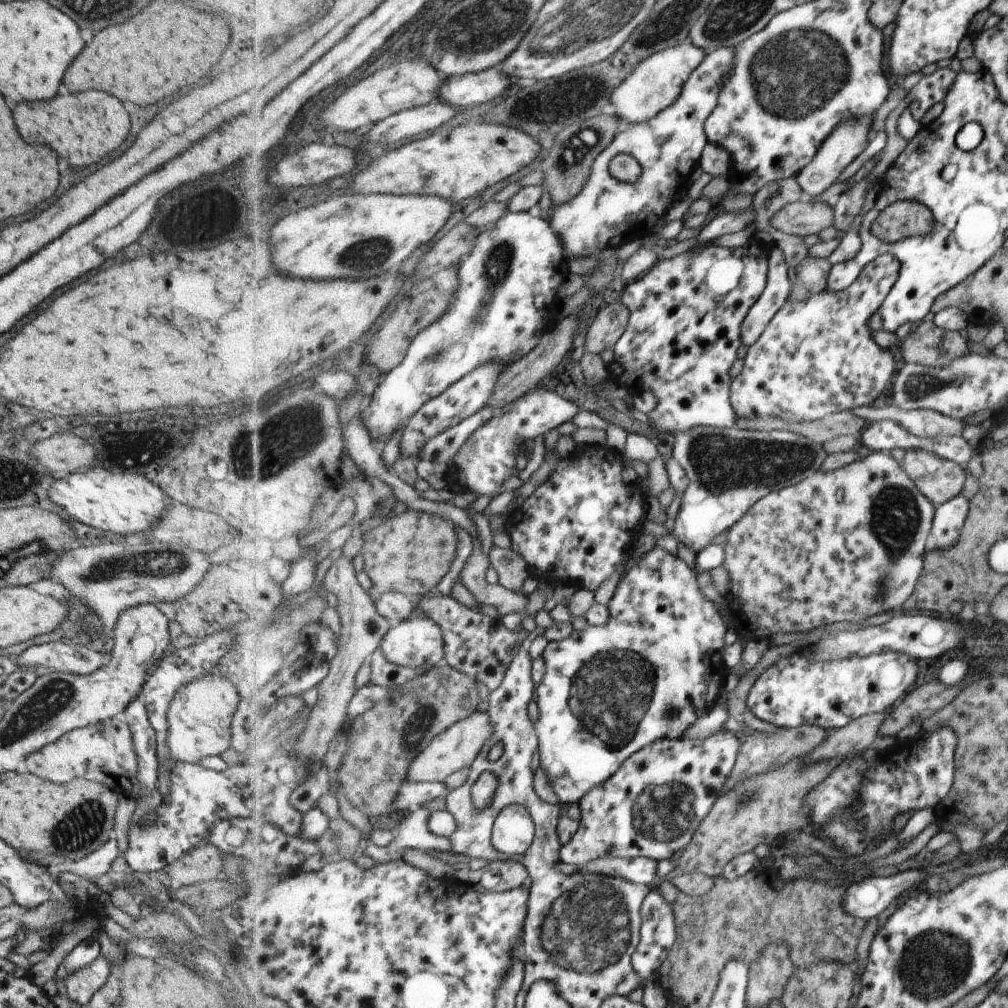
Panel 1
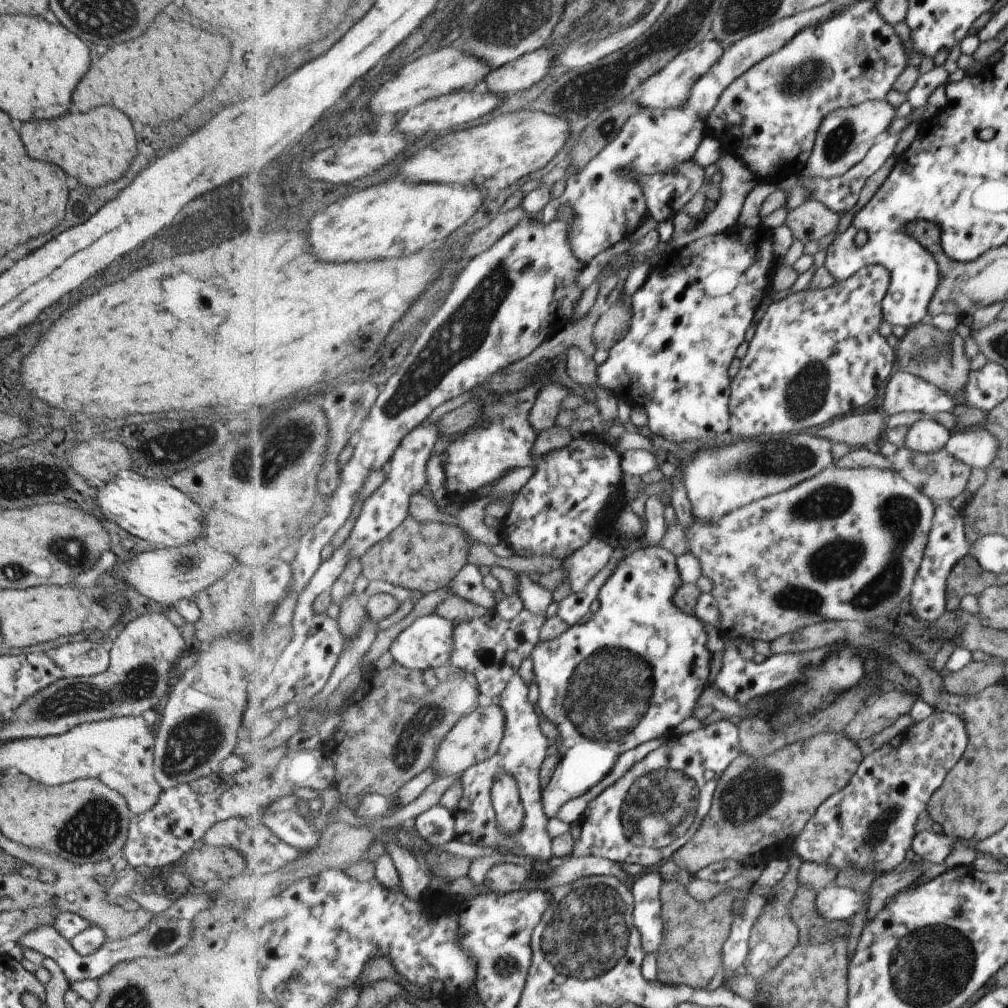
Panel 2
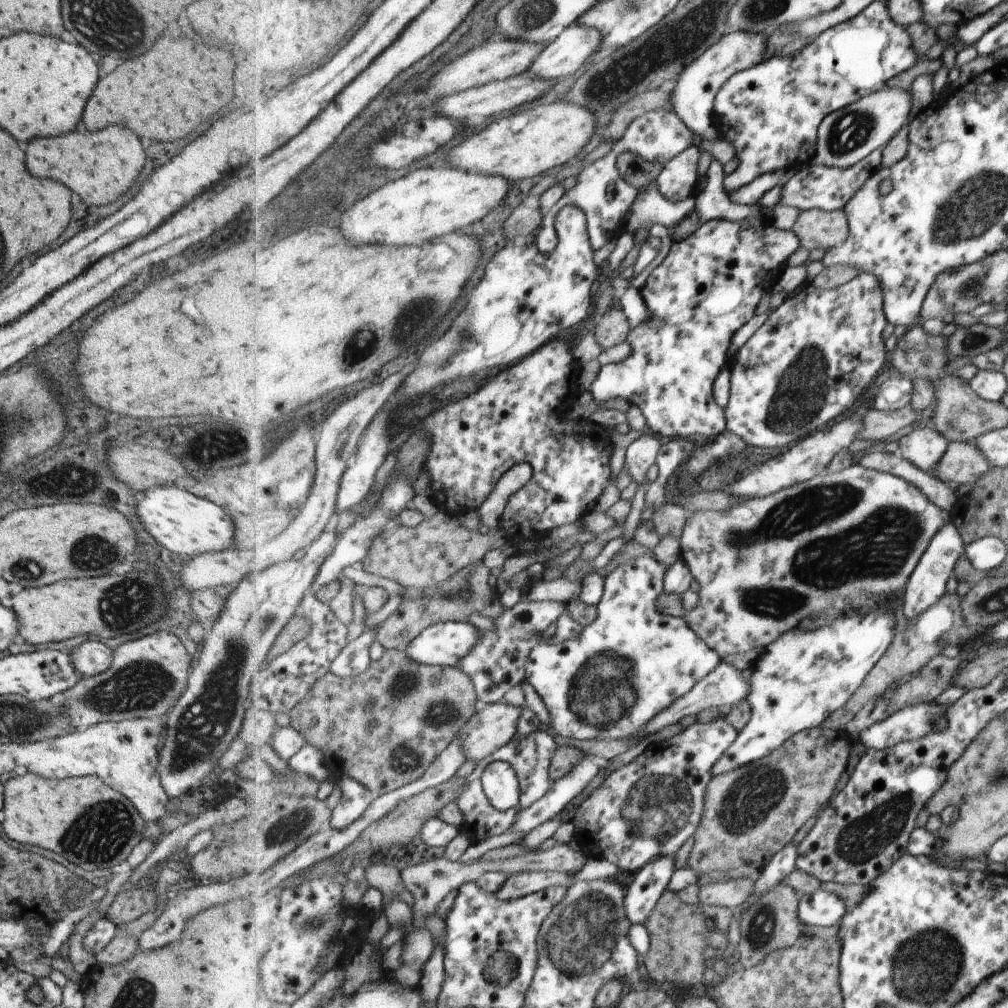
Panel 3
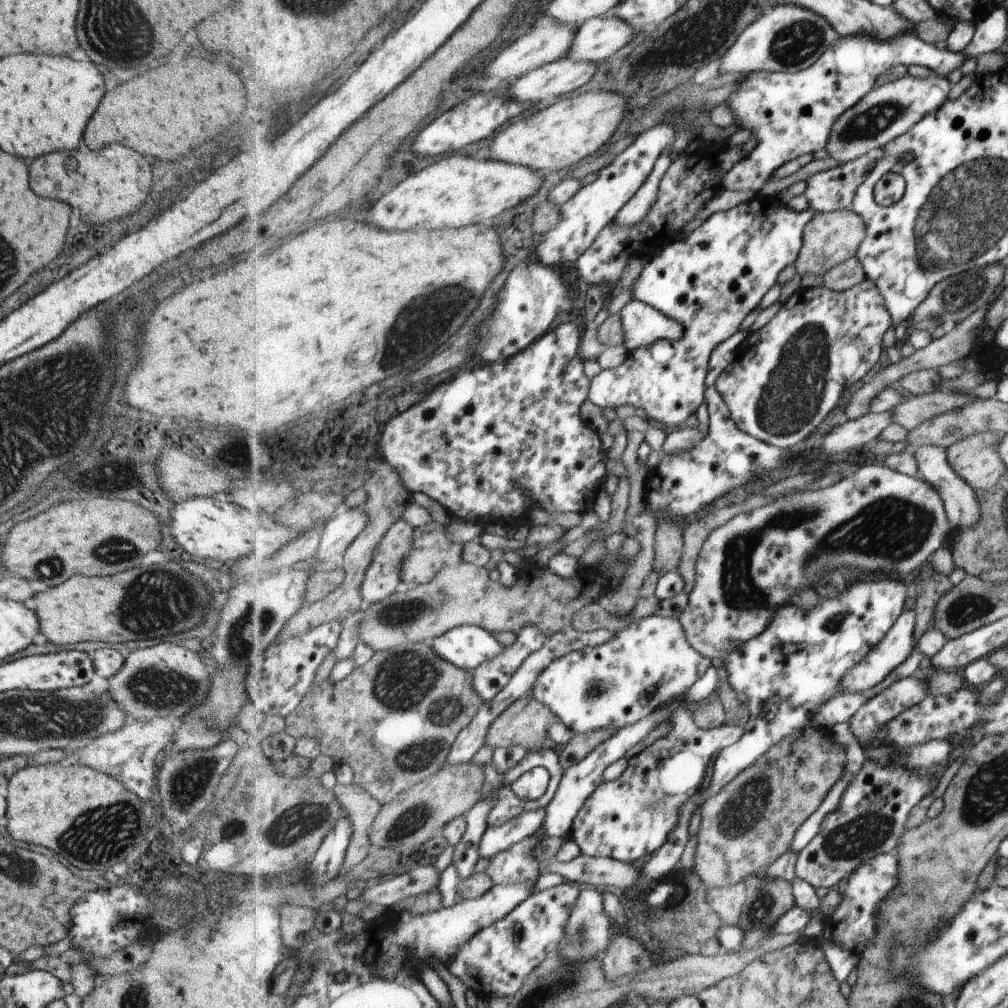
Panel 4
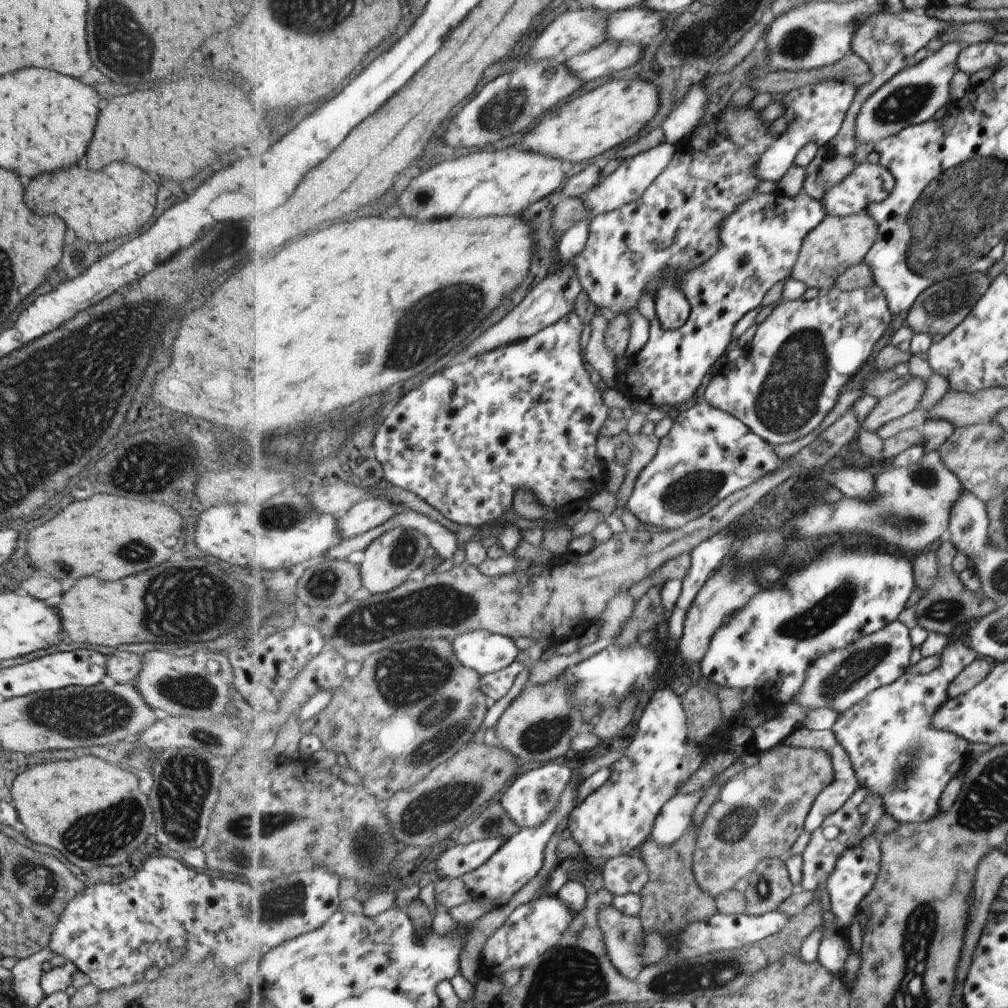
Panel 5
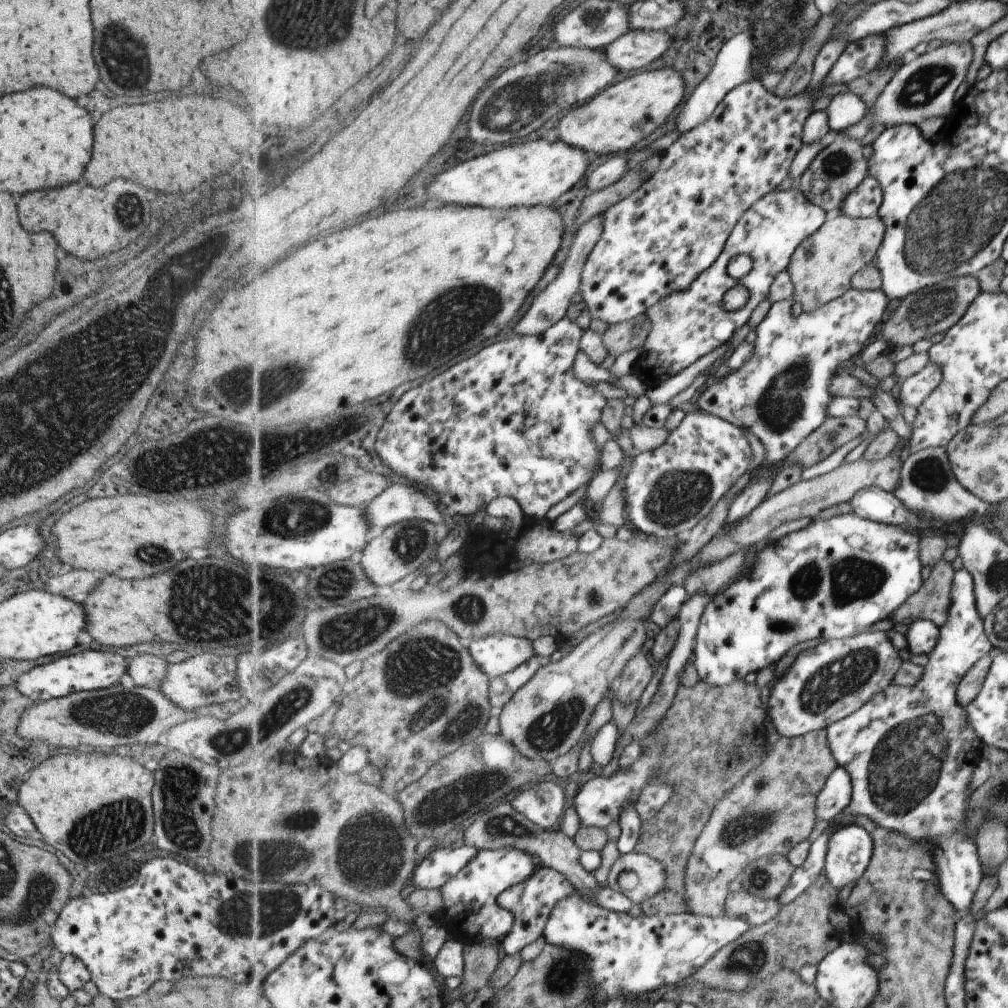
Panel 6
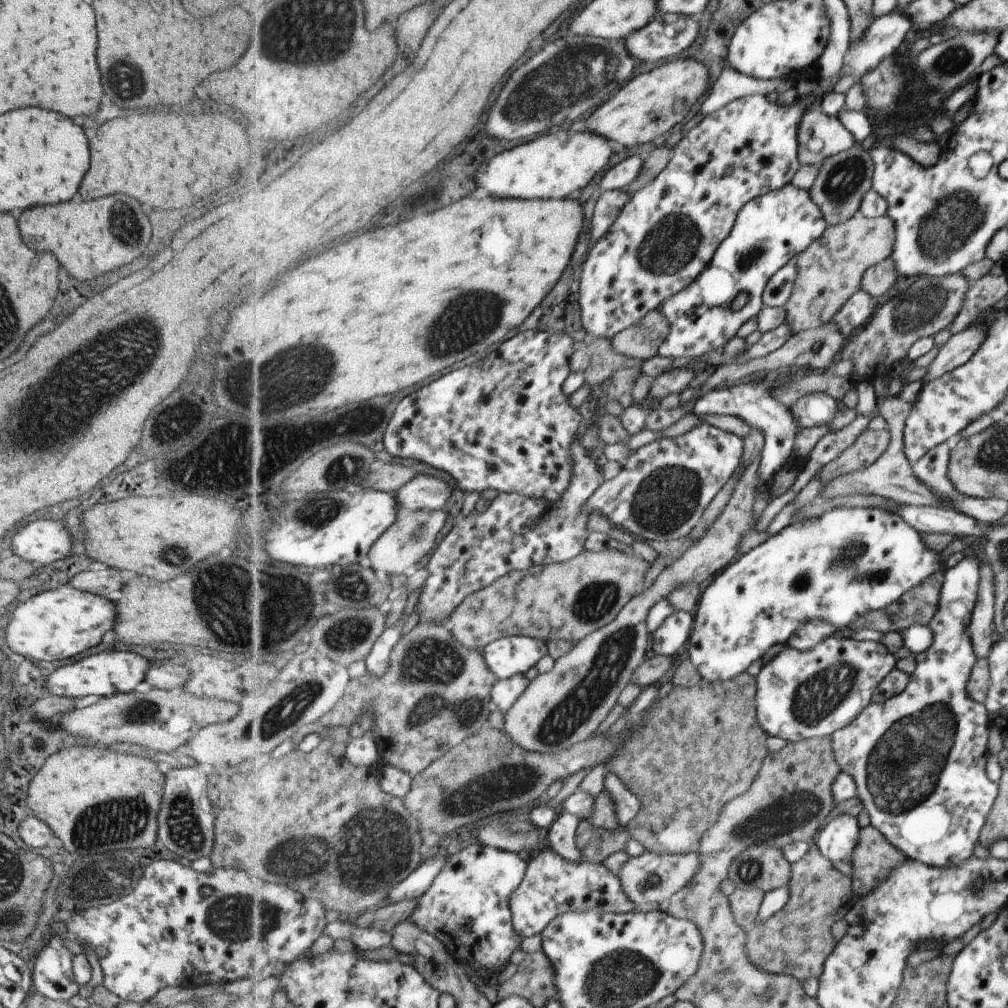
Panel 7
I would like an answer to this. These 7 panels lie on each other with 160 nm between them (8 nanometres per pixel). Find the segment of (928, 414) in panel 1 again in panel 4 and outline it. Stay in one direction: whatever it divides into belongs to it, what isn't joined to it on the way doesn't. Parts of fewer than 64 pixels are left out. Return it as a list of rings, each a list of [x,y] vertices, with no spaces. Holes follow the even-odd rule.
[[[919,446],[913,448],[915,462],[919,474],[931,486],[937,488],[938,495],[941,496],[942,503],[945,505],[947,522],[950,523],[951,529],[960,530],[961,528],[971,528],[979,520],[979,506],[973,490],[961,478],[958,478],[947,465],[946,450],[939,446]]]

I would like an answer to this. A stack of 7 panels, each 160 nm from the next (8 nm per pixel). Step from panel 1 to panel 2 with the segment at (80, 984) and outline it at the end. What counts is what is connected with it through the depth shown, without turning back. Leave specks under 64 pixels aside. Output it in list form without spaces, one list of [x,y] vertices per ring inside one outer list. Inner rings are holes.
[[[216,886],[209,889],[202,887],[194,892],[183,894],[172,902],[167,910],[153,915],[146,926],[143,926],[139,932],[123,940],[106,939],[97,950],[89,954],[79,954],[73,951],[69,941],[64,940],[52,926],[37,926],[29,932],[25,932],[18,940],[21,949],[35,950],[43,957],[48,957],[55,961],[59,966],[67,984],[79,981],[96,981],[107,974],[116,963],[134,960],[140,957],[157,957],[163,959],[176,955],[179,950],[183,950],[189,942],[192,934],[193,918],[200,912],[212,906],[218,901],[218,890]]]

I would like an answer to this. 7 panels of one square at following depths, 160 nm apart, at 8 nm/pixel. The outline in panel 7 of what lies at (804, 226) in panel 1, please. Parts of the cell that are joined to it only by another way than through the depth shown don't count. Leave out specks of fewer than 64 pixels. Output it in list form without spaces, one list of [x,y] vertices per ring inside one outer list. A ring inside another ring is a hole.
[[[855,216],[849,222],[829,225],[821,238],[797,256],[796,283],[787,301],[784,321],[791,326],[793,334],[816,329],[831,322],[854,294],[862,289],[866,272],[892,256],[896,241],[894,218]]]

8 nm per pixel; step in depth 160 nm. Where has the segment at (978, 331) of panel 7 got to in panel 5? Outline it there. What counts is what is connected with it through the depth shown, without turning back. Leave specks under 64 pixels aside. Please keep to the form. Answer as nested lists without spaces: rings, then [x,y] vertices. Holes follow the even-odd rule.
[[[913,376],[901,390],[881,399],[875,410],[863,420],[863,428],[876,433],[884,424],[916,410],[924,393],[925,383],[921,378]]]

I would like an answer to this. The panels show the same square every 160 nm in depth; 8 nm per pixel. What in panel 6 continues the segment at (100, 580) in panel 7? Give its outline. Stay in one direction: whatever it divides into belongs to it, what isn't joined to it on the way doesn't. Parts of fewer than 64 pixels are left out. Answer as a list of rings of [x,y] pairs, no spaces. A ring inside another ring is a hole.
[[[77,569],[59,576],[56,581],[49,578],[43,589],[82,603],[97,584],[99,584],[99,578],[93,572]]]

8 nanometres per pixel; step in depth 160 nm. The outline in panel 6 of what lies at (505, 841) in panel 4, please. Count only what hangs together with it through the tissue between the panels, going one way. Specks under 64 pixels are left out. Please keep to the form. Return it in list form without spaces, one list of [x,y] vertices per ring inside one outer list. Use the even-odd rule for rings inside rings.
[[[467,844],[460,845],[459,847],[450,847],[449,845],[441,846],[438,850],[433,851],[422,860],[414,871],[412,884],[416,889],[441,889],[449,881],[453,880],[455,876],[466,869],[467,866],[475,860],[478,854],[479,849]]]

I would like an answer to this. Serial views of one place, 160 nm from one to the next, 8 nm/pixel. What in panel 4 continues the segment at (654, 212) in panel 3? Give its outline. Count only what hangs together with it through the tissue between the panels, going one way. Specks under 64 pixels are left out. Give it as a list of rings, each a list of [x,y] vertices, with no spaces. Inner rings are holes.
[[[667,154],[658,156],[655,168],[651,171],[645,184],[639,192],[621,209],[616,216],[615,223],[626,227],[637,228],[638,224],[648,217],[651,207],[657,202],[660,182],[663,182],[667,170],[671,168],[673,160]]]

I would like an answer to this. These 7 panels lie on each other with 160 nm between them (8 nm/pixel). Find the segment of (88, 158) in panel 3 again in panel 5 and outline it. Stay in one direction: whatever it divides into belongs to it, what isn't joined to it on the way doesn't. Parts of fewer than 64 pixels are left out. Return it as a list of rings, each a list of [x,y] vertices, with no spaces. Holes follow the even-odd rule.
[[[109,164],[99,172],[85,168],[67,168],[61,172],[41,174],[25,186],[23,202],[35,214],[55,214],[75,236],[100,243],[139,230],[153,214],[155,184],[151,178],[127,164]]]

